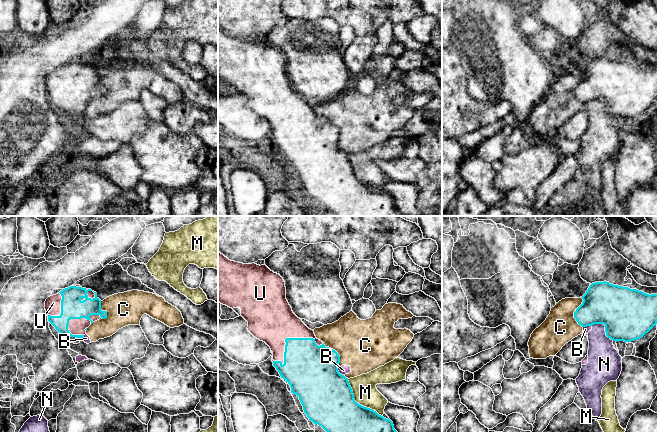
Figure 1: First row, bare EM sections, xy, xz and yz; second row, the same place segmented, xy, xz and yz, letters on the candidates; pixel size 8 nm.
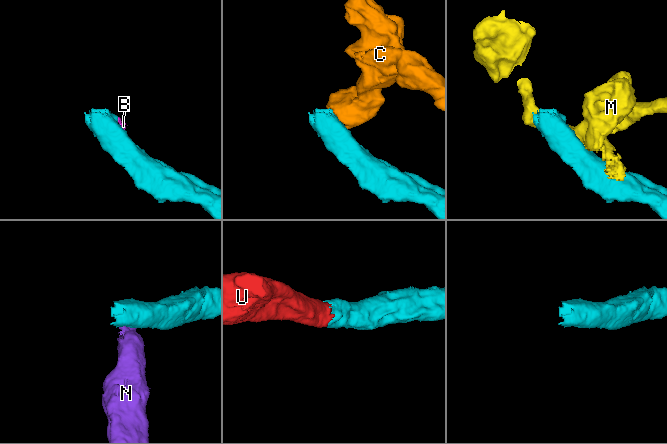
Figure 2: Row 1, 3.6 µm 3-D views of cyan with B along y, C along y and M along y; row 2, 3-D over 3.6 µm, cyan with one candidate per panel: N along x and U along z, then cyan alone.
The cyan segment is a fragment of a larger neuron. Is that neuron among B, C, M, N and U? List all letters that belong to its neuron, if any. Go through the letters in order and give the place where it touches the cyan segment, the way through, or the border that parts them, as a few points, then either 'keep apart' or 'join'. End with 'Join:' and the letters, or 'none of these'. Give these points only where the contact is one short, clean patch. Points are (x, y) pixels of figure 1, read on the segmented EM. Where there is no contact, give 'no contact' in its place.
B: meets cyan in xz at (338, 372); border along xz (337, 368), (343, 375); keep apart
C: meets cyan in xz at (337, 353); border along xz (323, 342), (338, 354), (338, 367); keep apart
M: meets cyan in xz at (357, 403); keep apart
N: meets cyan in yz at (605, 327); border along yz (591, 325), (603, 324), (605, 334), (613, 340); keep apart
U: meets cyan in xz at (289, 338); join
Join: U

